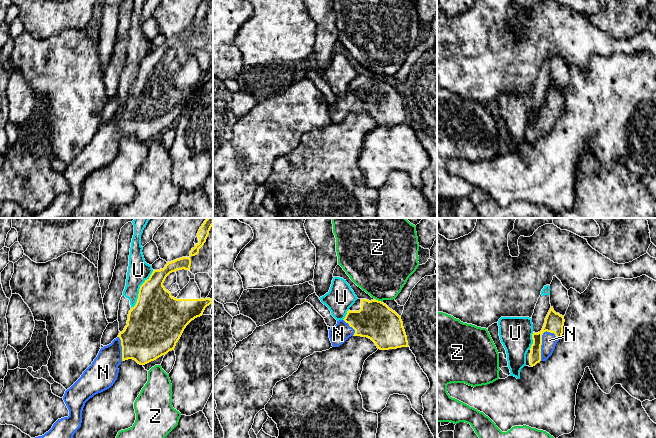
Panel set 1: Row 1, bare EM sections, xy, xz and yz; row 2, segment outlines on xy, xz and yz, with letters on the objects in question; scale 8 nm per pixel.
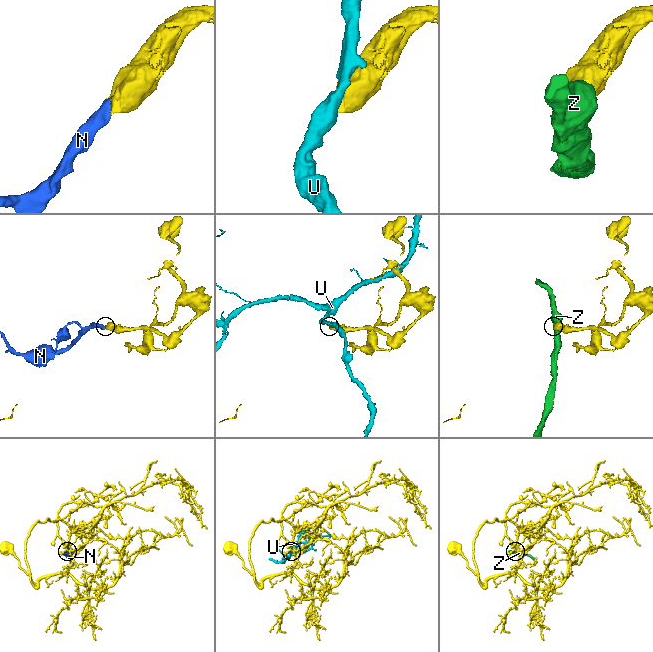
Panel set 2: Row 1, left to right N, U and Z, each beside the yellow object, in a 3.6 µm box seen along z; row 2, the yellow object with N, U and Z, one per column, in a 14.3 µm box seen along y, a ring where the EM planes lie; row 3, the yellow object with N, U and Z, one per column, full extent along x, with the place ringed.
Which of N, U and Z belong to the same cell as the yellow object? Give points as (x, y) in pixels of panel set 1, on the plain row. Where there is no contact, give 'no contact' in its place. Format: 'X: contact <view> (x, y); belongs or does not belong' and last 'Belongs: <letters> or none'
N: contact yz (541, 118); belongs
U: contact xy (139, 65); does not belong
Z: contact xz (377, 76); does not belong
Belongs: N

